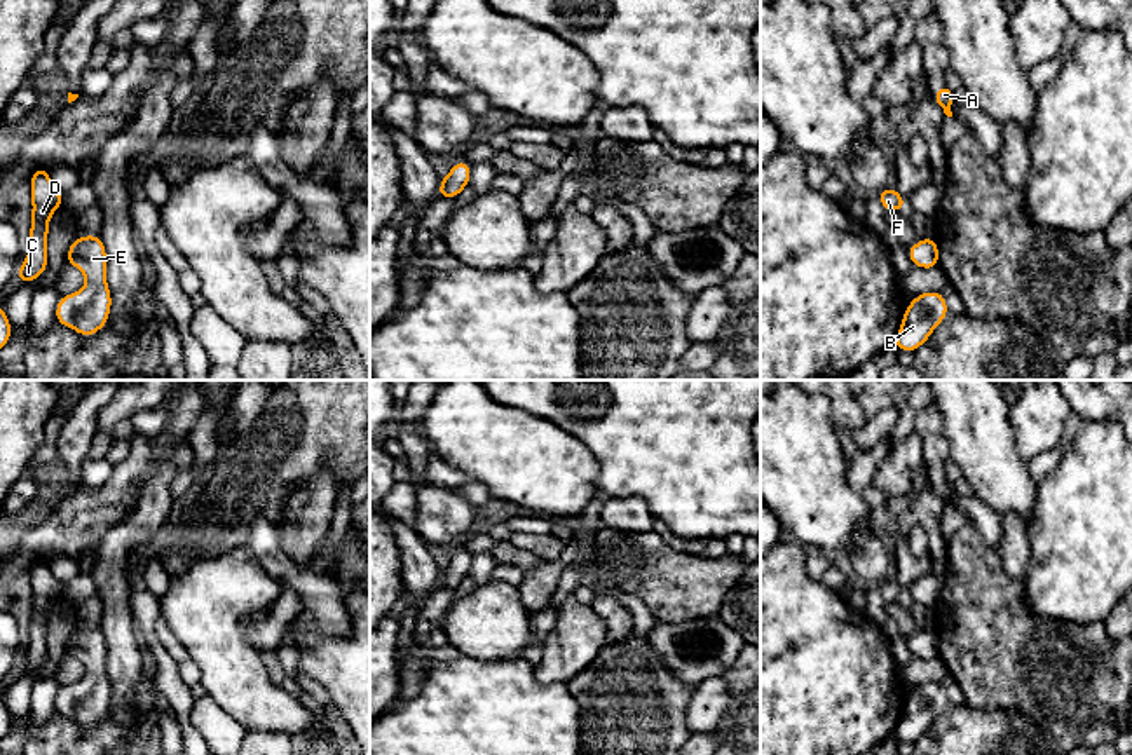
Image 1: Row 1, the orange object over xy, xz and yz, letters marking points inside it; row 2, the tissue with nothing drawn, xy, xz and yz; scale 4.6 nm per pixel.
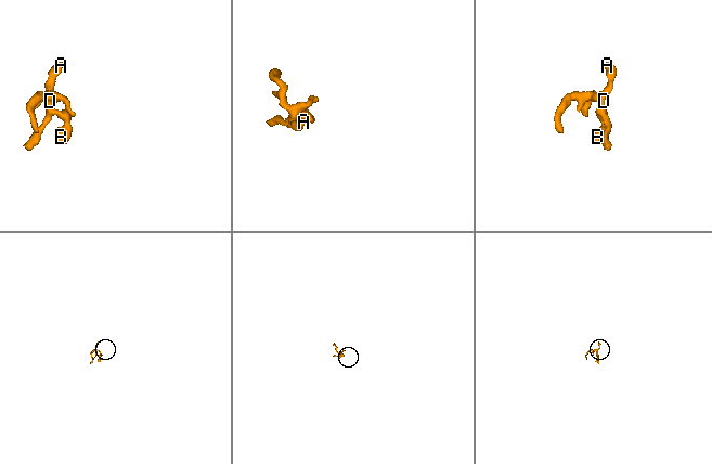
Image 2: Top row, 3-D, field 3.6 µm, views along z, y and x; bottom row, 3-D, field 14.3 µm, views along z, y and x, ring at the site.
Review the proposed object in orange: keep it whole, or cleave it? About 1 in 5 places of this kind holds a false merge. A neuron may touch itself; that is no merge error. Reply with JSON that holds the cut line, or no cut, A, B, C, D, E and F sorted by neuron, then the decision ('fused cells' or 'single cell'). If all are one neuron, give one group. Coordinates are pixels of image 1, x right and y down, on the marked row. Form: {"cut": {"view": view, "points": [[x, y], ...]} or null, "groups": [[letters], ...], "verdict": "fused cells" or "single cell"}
{"cut": null, "groups": [["A", "B", "C", "D", "E", "F"]], "verdict": "single cell"}

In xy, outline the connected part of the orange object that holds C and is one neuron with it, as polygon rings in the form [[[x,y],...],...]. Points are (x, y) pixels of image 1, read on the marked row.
[[[37,169],[30,180],[31,187],[31,227],[30,227],[30,253],[23,260],[17,281],[31,282],[38,279],[47,269],[47,235],[49,220],[56,209],[61,207],[63,194],[52,185],[47,169]]]

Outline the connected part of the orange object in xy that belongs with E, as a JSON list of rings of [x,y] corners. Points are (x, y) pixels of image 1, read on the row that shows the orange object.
[[[84,235],[72,242],[66,262],[85,275],[85,286],[59,298],[56,321],[82,337],[92,337],[108,323],[112,295],[106,284],[106,249],[99,235]]]

